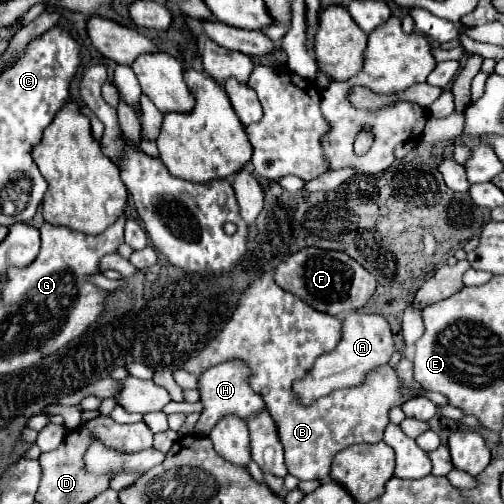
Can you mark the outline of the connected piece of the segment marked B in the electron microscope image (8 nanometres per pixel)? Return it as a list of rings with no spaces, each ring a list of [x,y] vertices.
[[[261,273],[245,287],[221,333],[207,343],[199,355],[185,361],[181,369],[201,377],[201,371],[213,365],[233,359],[243,361],[249,367],[249,385],[263,397],[265,407],[277,425],[289,473],[299,481],[327,481],[335,453],[355,443],[381,441],[389,423],[389,407],[405,401],[399,393],[399,379],[389,365],[369,371],[361,385],[335,389],[311,405],[303,405],[301,399],[297,399],[299,395],[293,391],[293,383],[313,369],[317,357],[331,353],[337,347],[341,333],[341,317],[315,311],[293,293],[277,287],[269,273]]]

